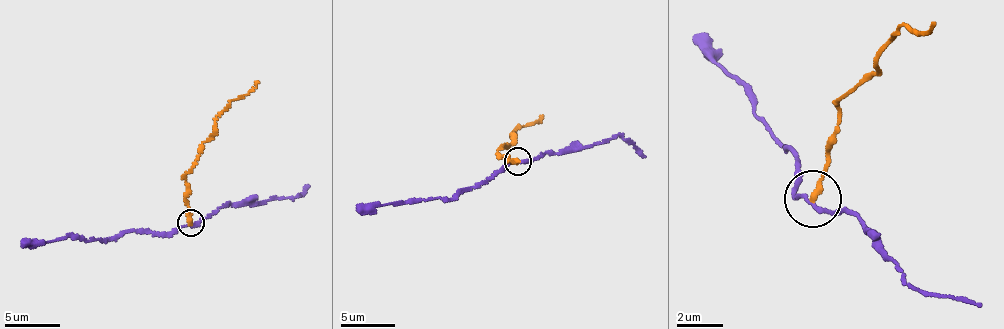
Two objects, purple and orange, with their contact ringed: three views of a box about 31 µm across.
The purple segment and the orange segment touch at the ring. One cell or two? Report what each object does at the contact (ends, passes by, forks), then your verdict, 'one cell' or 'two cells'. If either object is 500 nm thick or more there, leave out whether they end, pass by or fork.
purple passes by | orange ends | two cells

